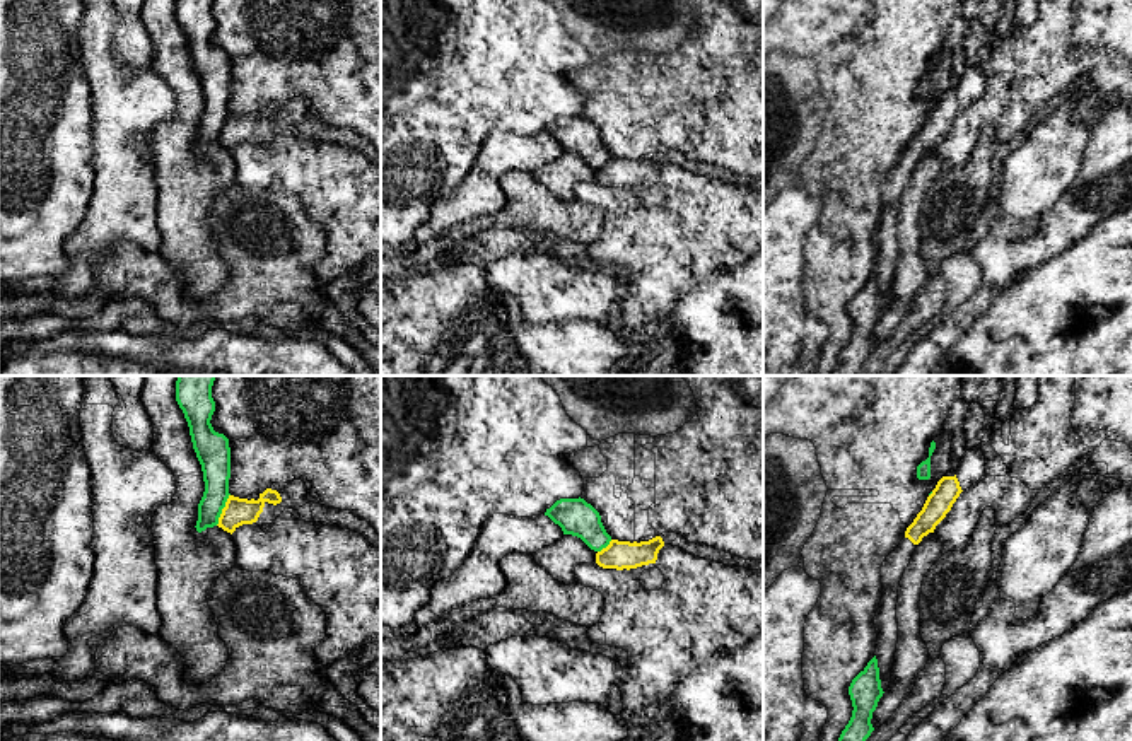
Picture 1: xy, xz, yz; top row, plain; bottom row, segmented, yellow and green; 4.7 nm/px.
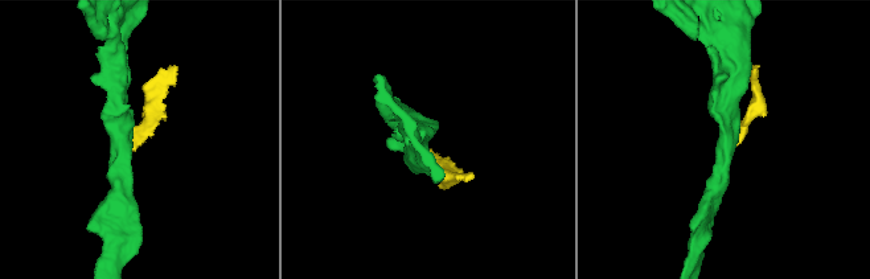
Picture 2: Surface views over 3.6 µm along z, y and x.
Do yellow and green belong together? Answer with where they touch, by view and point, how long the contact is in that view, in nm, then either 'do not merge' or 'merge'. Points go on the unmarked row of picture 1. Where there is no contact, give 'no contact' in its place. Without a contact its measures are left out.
xy (222, 127) | 170 nm | do not merge

